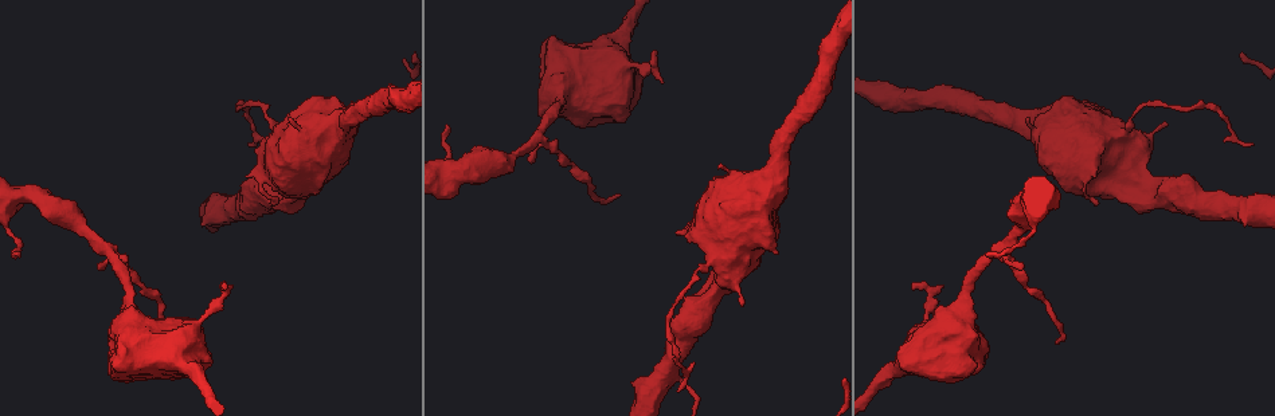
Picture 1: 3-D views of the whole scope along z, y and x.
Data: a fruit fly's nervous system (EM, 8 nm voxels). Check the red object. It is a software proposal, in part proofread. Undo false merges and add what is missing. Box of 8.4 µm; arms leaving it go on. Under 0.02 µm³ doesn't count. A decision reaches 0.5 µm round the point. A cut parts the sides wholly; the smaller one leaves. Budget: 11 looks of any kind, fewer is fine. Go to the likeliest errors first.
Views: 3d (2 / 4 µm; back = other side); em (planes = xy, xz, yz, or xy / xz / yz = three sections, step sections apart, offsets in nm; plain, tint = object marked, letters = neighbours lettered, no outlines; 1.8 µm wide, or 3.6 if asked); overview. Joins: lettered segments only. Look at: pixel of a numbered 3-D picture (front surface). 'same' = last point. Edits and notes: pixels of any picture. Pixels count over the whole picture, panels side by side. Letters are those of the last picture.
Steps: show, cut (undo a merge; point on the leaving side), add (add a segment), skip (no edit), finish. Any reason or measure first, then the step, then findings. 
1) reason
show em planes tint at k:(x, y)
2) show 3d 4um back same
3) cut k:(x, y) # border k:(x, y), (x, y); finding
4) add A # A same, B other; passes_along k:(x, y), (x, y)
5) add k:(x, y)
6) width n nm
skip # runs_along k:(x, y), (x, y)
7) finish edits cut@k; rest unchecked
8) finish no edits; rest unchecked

thin neck
show em planes letters at 1:(106, 247)

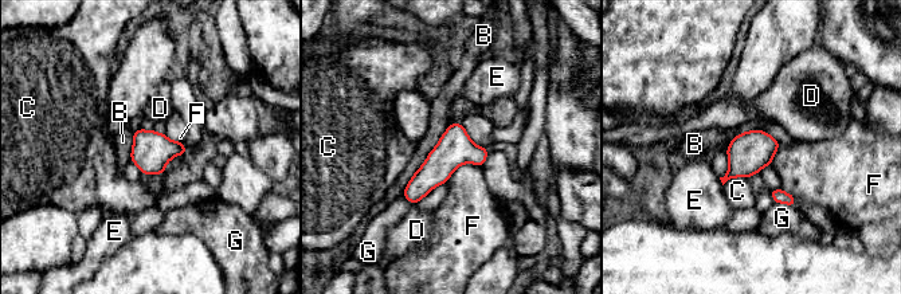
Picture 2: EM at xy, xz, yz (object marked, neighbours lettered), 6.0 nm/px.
width 220 nm
skip # B other, C other, D other, E other, F other, G other; border 2:(451, 124), (402, 193); continuous, no second cell

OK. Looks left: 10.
branch stops here
show 3d 2um at 1:(273, 206)

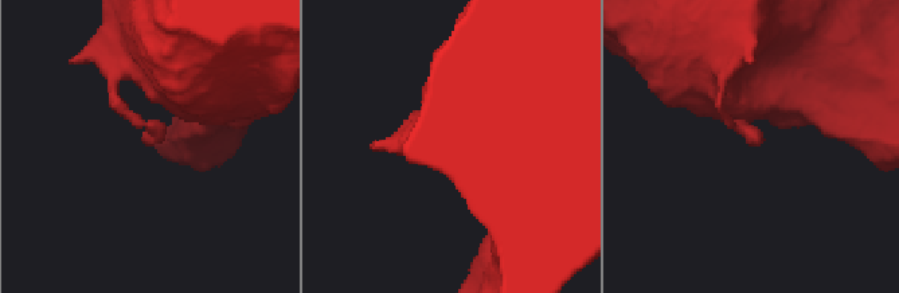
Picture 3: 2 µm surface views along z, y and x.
show em planes letters at 3:(145, 144)

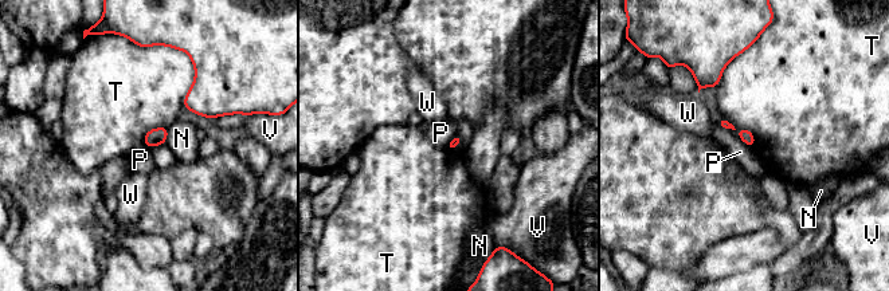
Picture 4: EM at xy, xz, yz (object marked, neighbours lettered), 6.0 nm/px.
longest_contact T 280 nm
skip # N other, P other, T other, V other, W other; no lettered segment goes on from it

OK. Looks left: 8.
stops while still wide
show 3d 2um at 1:(1027, 120)

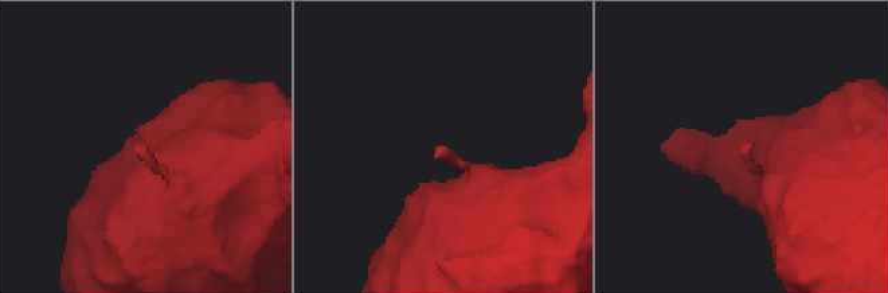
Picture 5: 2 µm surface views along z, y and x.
need the tissue
show em planes tint at 5:(744, 147)

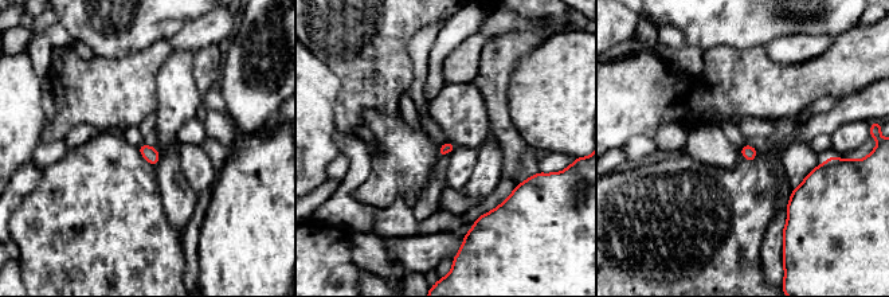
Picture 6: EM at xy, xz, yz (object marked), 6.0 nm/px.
what lies round it
show em planes letters same

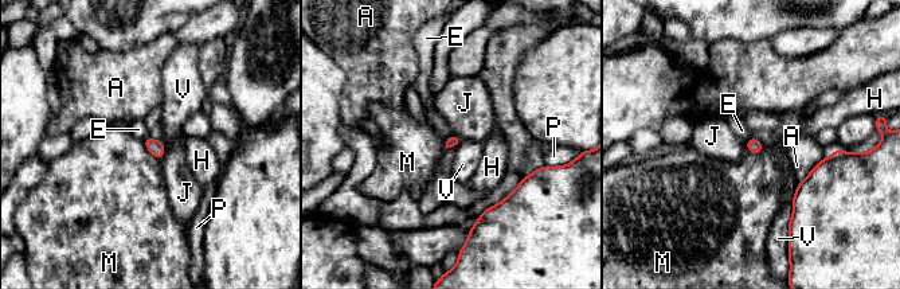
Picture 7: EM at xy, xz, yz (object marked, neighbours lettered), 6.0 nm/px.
longest_contact V 170 nm
skip # A other, E other, H other, J other, M other, P other, V other; none of them fits

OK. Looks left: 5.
sudden change in width
show 3d 4um back at 1:(699, 268)

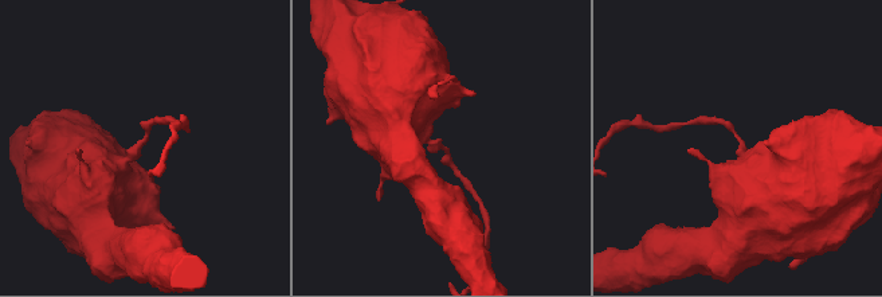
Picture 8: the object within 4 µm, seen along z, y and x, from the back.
shape alone is not enough
show em 3.6um yz step 16 tint at 8:(135, 148)

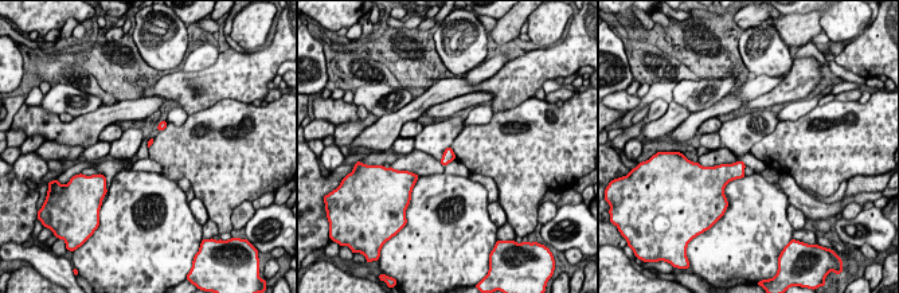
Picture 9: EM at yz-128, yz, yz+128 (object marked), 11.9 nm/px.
another direction
show em 3.6um planes letters same

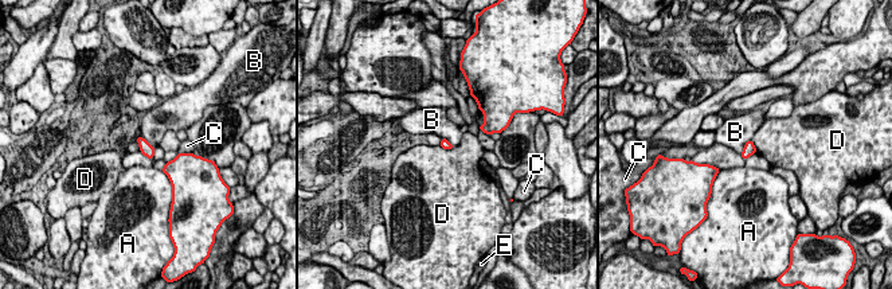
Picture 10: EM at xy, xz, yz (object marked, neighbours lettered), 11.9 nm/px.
longest_contact A 240 nm
skip # A other, B other, C other, D other, E other; border 10:(750, 140), (740, 153); continuous, no second cell

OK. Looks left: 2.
finish no edits; rest unchecked

